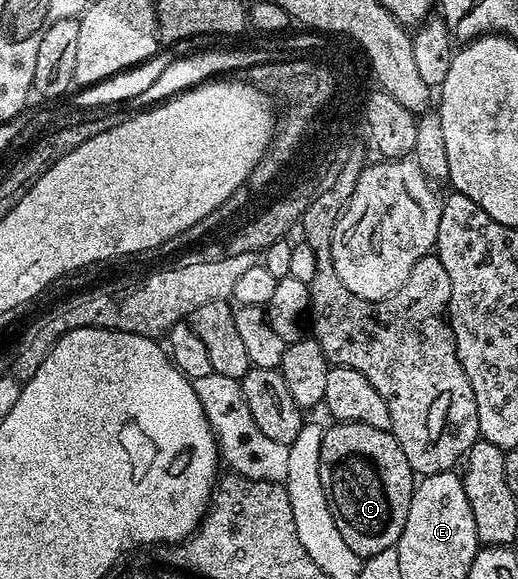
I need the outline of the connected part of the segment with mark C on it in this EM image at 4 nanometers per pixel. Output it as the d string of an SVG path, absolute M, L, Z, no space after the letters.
M359 421L327 424L322 430L320 443L320 483L324 483L326 502L340 535L344 535L344 543L348 543L348 547L352 547L358 557L365 559L397 546L408 519L416 474L408 459L404 459L404 451L400 451L400 443L393 433Z

